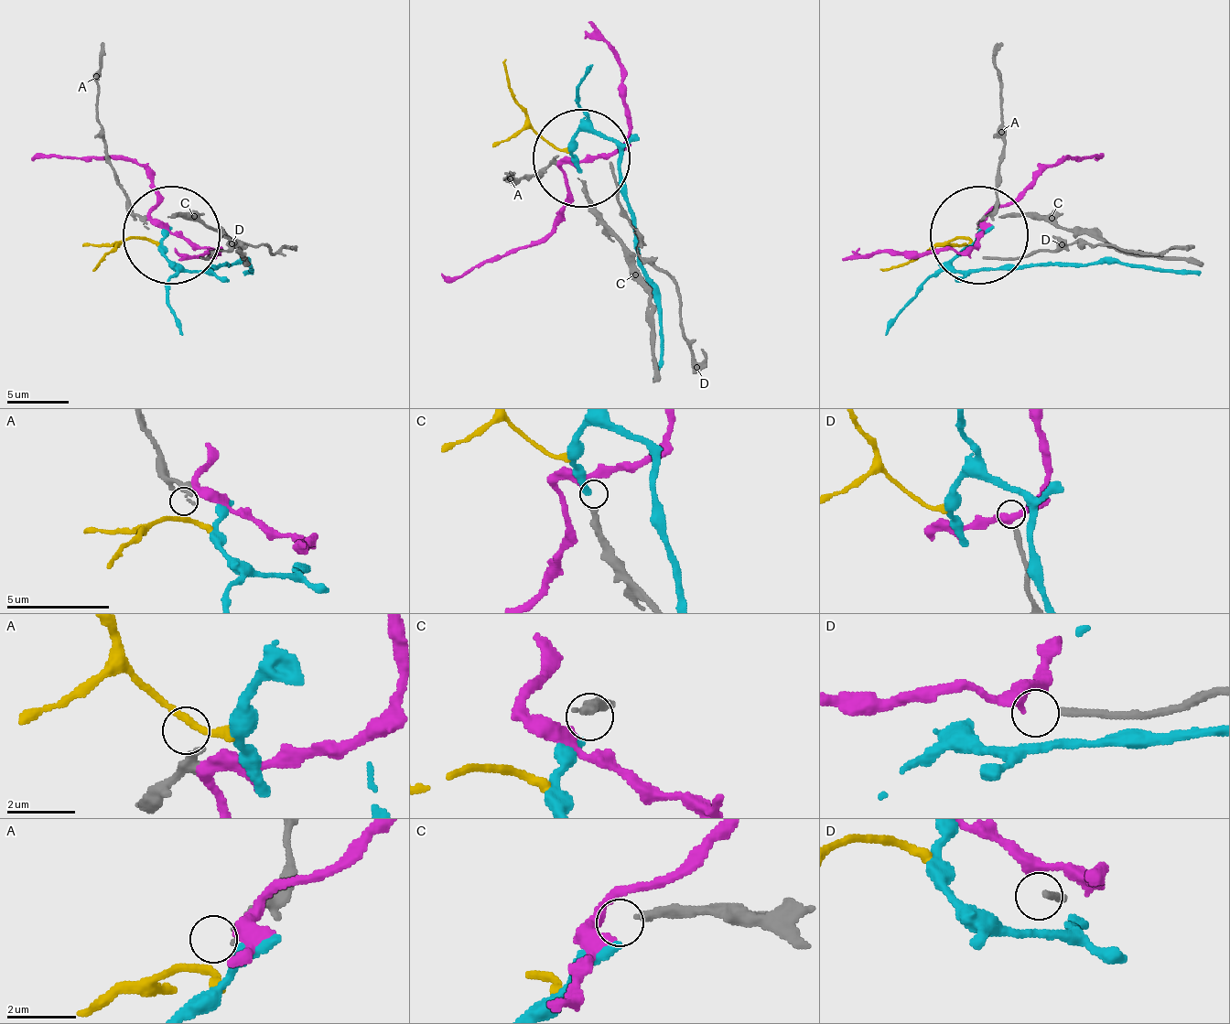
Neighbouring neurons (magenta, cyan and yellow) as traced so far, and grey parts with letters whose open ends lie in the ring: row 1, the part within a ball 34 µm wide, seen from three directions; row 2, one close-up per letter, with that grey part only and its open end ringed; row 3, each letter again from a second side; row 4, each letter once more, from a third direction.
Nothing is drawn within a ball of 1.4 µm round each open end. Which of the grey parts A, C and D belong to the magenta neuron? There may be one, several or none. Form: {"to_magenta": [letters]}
{"to_magenta": ["C"]}

